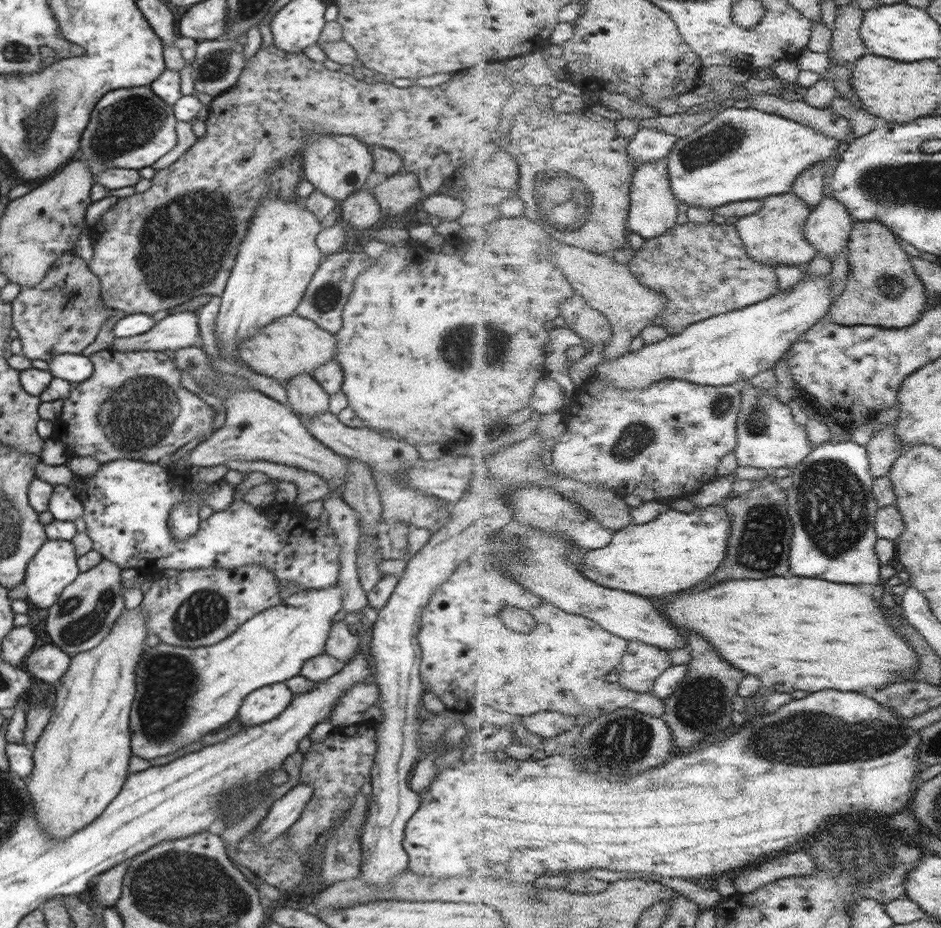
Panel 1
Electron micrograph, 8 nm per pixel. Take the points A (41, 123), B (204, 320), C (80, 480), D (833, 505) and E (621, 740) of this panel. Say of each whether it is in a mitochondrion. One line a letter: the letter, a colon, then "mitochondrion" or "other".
A: mitochondrion
B: other
C: other
D: mitochondrion
E: mitochondrion

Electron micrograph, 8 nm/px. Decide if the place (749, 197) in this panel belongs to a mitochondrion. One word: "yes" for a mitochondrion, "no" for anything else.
no

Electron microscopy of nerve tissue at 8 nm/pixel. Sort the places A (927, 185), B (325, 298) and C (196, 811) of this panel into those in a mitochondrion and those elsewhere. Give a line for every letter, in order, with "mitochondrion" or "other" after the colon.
A: mitochondrion
B: mitochondrion
C: other

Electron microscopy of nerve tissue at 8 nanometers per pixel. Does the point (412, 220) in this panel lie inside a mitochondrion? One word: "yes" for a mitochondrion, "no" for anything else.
no

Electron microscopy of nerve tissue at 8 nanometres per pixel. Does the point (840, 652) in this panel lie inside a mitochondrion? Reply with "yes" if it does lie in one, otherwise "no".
no

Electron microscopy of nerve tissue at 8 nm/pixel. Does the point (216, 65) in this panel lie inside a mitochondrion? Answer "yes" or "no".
yes

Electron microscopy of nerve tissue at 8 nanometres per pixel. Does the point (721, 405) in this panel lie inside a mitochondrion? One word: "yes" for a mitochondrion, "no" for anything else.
yes

